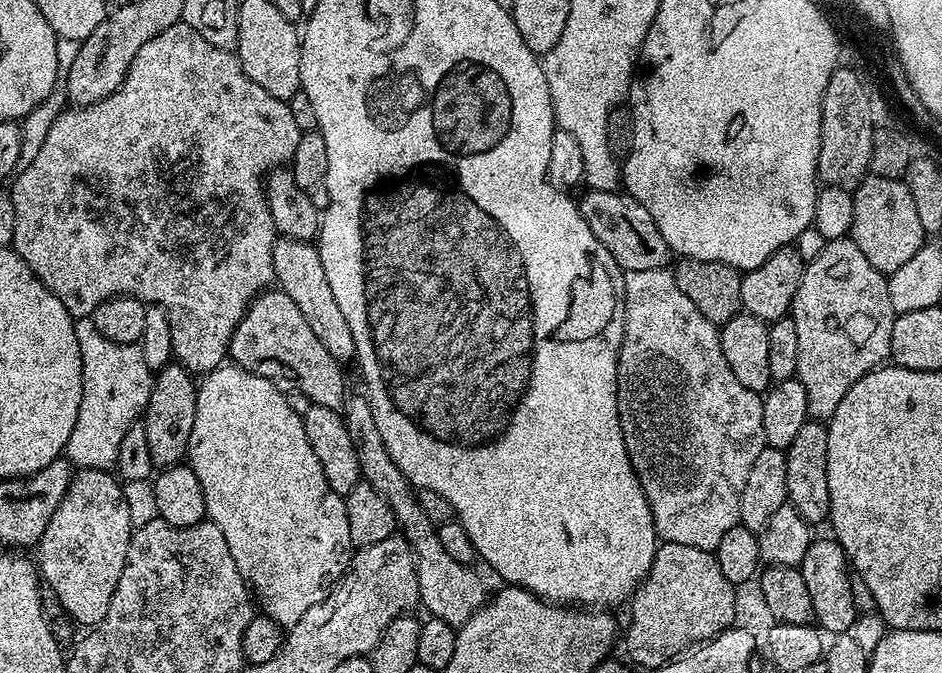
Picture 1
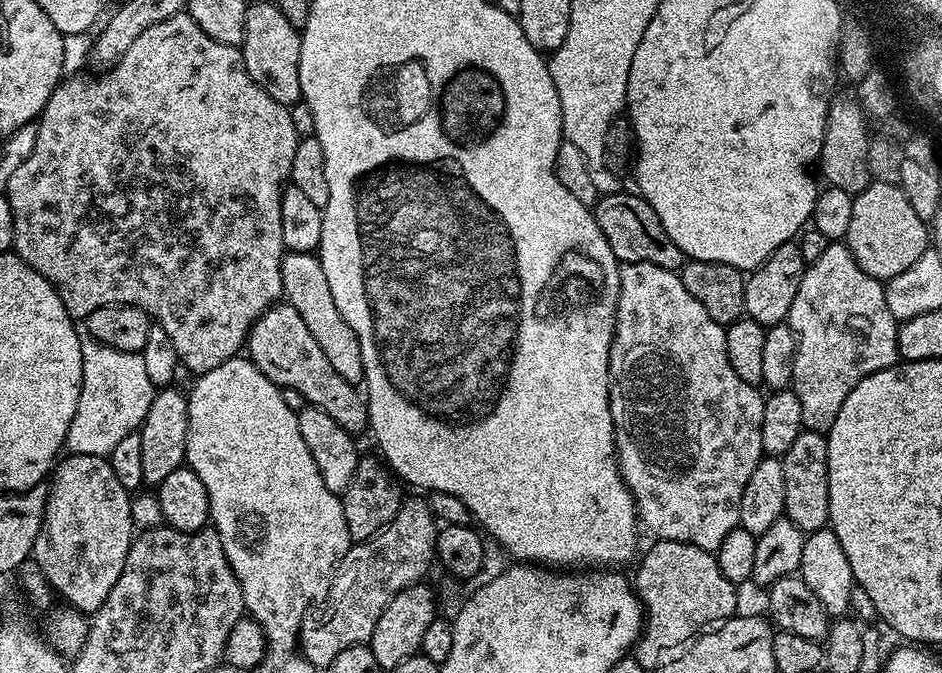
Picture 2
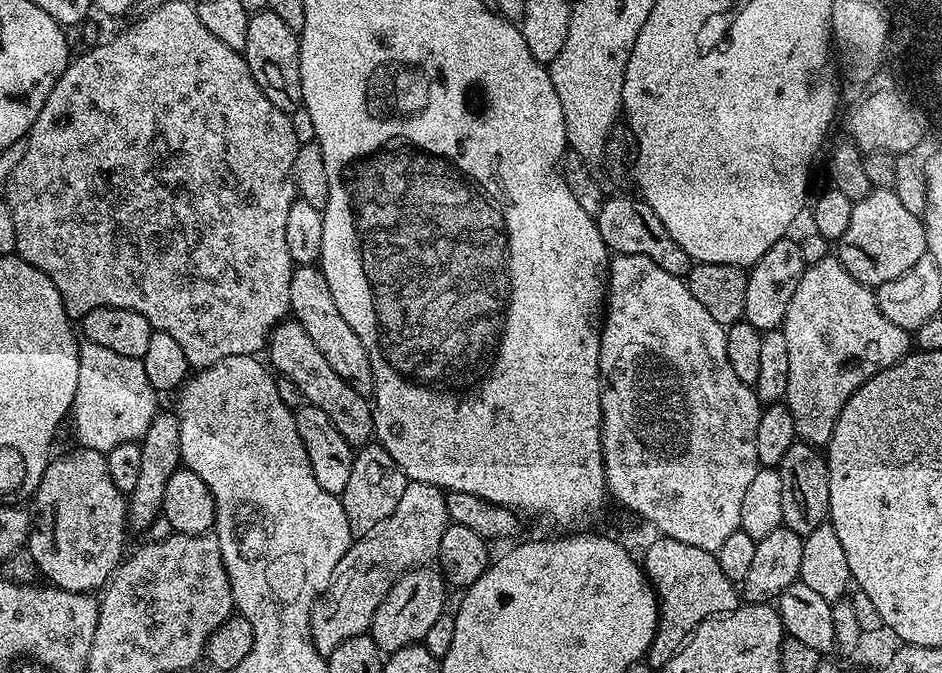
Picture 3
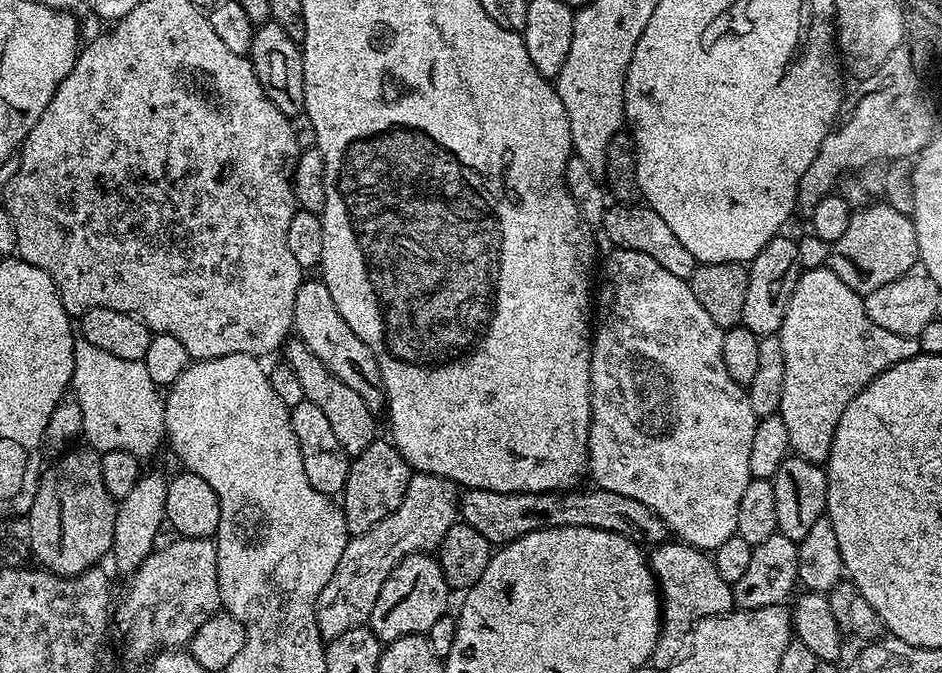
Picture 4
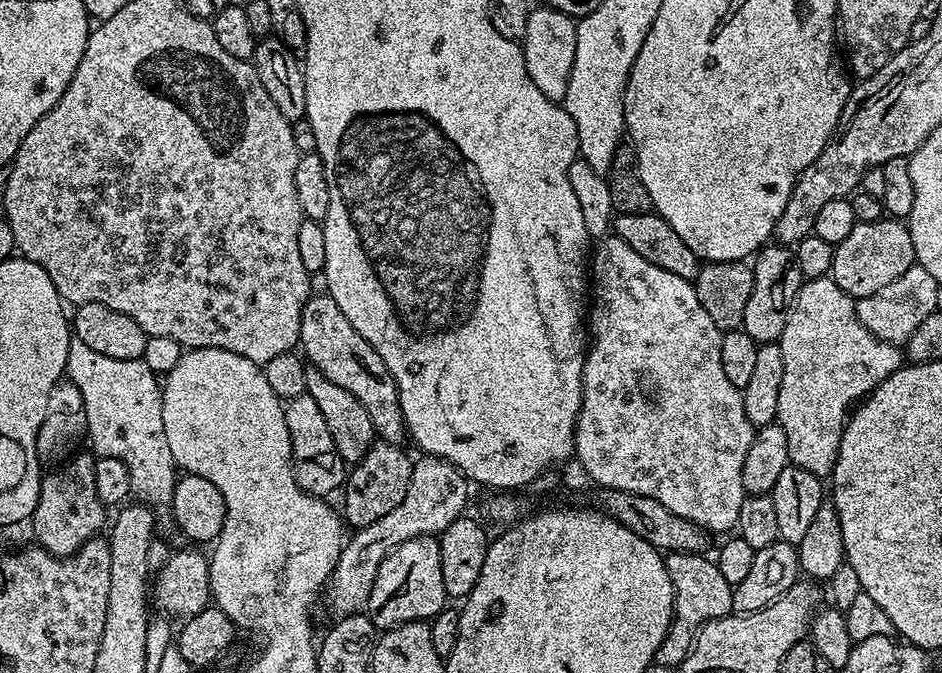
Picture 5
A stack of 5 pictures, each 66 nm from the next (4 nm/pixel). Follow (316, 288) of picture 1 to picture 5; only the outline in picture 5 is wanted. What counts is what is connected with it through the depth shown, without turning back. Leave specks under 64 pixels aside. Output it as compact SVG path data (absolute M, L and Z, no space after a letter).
M327 294L309 295L306 306L302 306L302 326L300 327L299 347L304 348L303 355L307 363L318 369L330 382L342 386L342 390L350 390L362 406L366 406L366 414L370 414L370 422L374 422L377 437L385 444L403 445L406 440L404 415L400 405L400 391L390 374L386 370L386 362L350 326L350 318L338 310L334 298Z

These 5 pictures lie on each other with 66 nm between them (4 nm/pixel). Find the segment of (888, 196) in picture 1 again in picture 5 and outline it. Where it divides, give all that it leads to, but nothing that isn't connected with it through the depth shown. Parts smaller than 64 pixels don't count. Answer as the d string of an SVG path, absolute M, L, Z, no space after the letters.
M881 218L874 222L857 222L847 238L835 245L836 253L832 263L831 278L850 297L869 296L890 282L902 278L906 270L916 264L914 242L908 233L907 223L896 218Z

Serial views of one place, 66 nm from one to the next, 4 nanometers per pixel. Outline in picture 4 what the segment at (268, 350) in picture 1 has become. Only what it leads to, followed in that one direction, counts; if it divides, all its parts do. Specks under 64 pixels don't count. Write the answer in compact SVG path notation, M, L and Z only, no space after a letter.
M298 338L289 339L282 349L282 360L297 375L305 400L314 402L314 406L318 406L322 414L326 414L331 428L334 429L334 435L338 438L338 446L342 446L342 450L350 458L362 454L366 446L370 446L378 439L376 420L372 417L375 416L374 409L366 406L366 402L362 402L362 397L356 391L350 390L346 382L334 378L334 374L326 370L326 365L314 355L314 350L310 350L310 346L306 346L306 342Z

